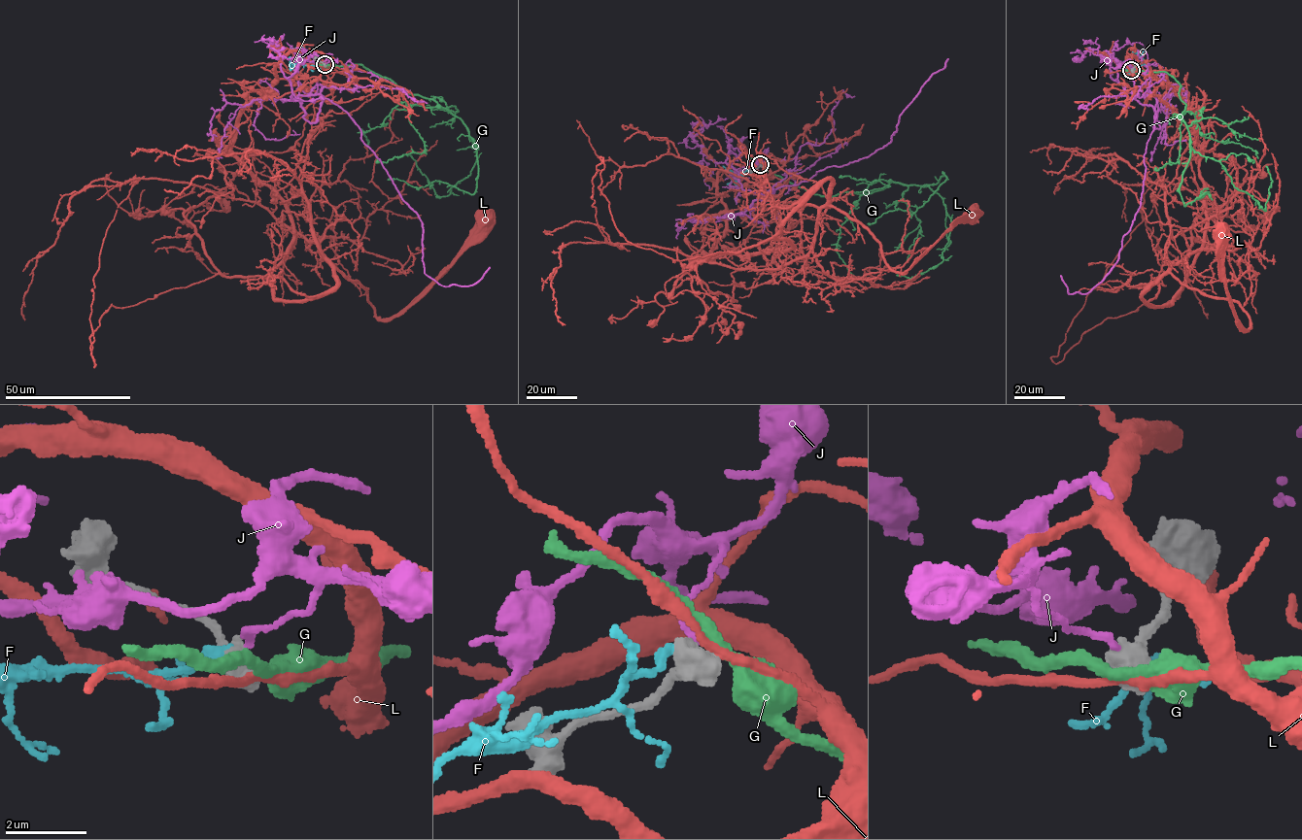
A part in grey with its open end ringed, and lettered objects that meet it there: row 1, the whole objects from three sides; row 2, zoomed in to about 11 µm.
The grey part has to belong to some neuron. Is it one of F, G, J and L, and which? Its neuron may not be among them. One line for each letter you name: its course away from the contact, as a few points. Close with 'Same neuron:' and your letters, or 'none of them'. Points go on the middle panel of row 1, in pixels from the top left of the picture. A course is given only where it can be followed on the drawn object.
Same neuron: none of them

